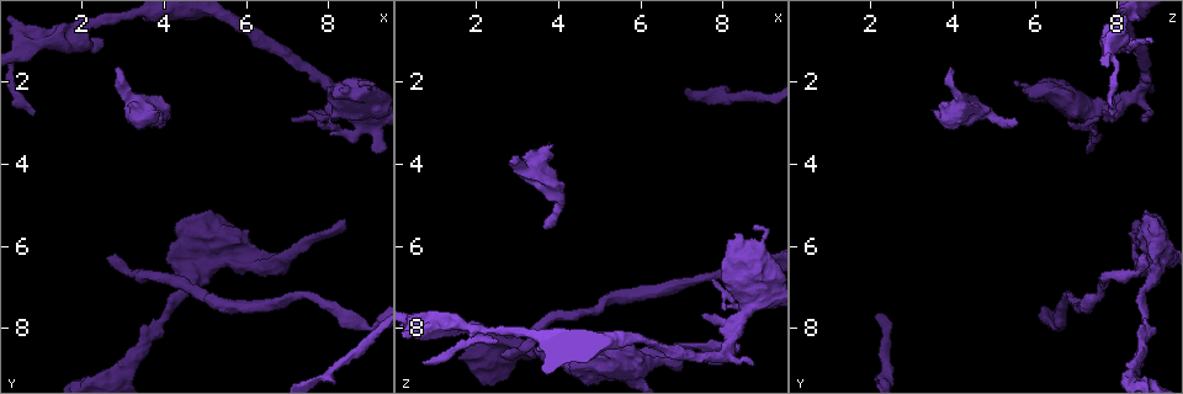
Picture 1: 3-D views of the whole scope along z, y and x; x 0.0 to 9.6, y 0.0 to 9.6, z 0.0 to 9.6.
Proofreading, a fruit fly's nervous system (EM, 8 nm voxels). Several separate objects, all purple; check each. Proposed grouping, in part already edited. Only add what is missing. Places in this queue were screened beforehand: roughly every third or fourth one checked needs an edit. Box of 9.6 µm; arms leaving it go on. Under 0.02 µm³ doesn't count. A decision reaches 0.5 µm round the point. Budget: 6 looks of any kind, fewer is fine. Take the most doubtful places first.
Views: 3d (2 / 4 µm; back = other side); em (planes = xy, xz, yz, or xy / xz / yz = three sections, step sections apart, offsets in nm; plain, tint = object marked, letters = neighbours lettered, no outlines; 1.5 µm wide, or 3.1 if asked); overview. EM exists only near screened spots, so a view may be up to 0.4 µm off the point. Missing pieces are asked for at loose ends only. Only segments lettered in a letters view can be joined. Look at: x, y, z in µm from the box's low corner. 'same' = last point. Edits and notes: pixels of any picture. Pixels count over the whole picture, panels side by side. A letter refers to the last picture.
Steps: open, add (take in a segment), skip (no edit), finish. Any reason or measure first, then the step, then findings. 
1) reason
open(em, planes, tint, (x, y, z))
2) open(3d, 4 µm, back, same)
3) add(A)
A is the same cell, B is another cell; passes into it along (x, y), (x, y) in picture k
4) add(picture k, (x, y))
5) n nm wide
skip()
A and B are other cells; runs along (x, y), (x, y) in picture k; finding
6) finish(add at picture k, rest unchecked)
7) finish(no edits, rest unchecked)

end of a long branch
open(em, planes, plain, (2.60, 6.35, 8.65))

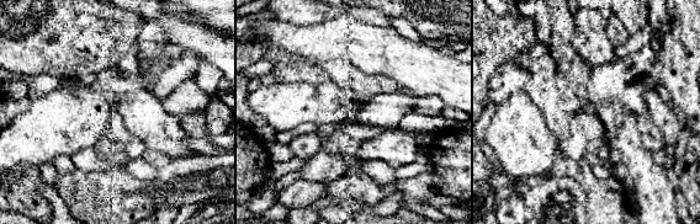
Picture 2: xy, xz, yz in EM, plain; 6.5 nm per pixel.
open(em, planes, letters, same)

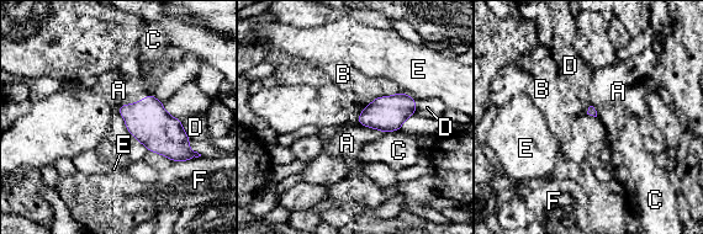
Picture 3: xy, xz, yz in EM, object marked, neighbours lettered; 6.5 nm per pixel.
add(A)
A is the same cell, B, C, D, E and F are other cells; it goes on there

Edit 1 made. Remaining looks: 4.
see it whole again
open(overview)

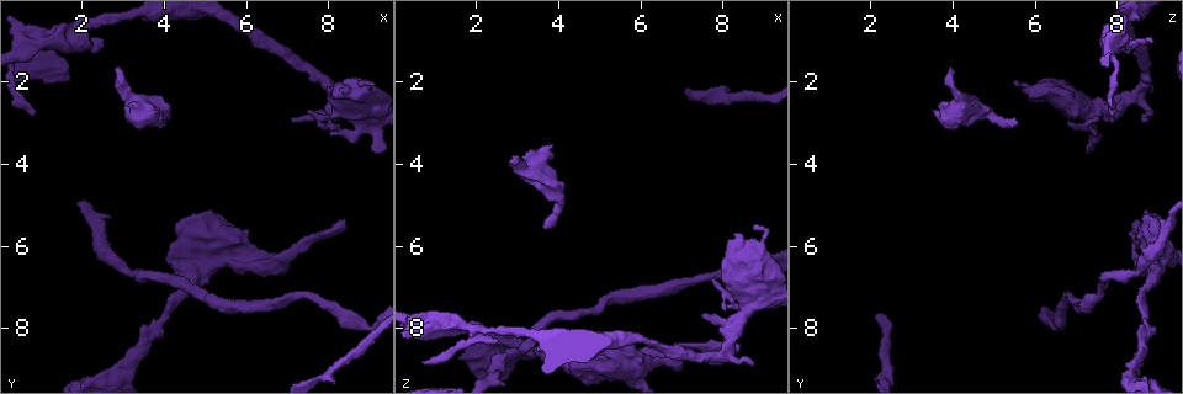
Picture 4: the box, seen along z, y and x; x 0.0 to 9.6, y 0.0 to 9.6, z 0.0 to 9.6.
free end
open(em, planes, plain, (0.70, 1.10, 8.85))

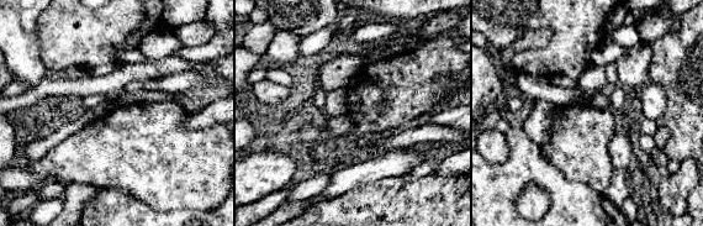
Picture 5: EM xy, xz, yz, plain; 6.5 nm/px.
open(em, planes, letters, same)

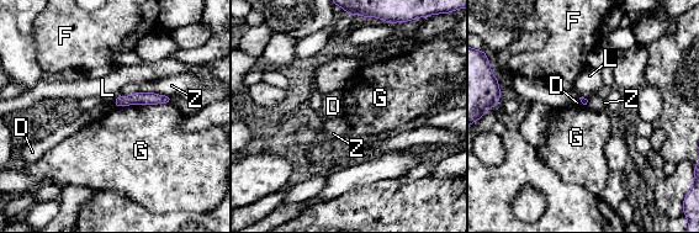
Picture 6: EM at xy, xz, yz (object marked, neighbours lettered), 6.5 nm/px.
skip()
D, F, G, L and Z are other cells; none of them fits

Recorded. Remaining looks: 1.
free end
open(em, planes, letters, (7.10, 6.50, 8.90))

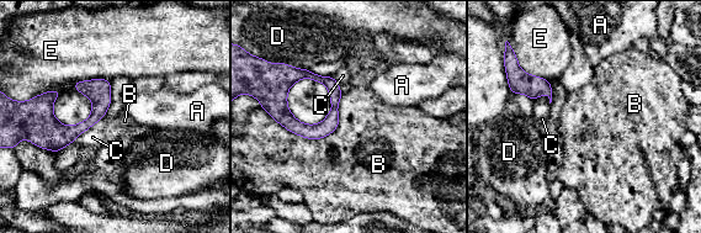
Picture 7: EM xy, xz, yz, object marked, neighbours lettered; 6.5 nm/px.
C touches over 280 nm
skip()
A, B, C, D and E are other cells; no lettered segment goes on from it

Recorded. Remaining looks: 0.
finish(add at picture 3, rest unchecked)

